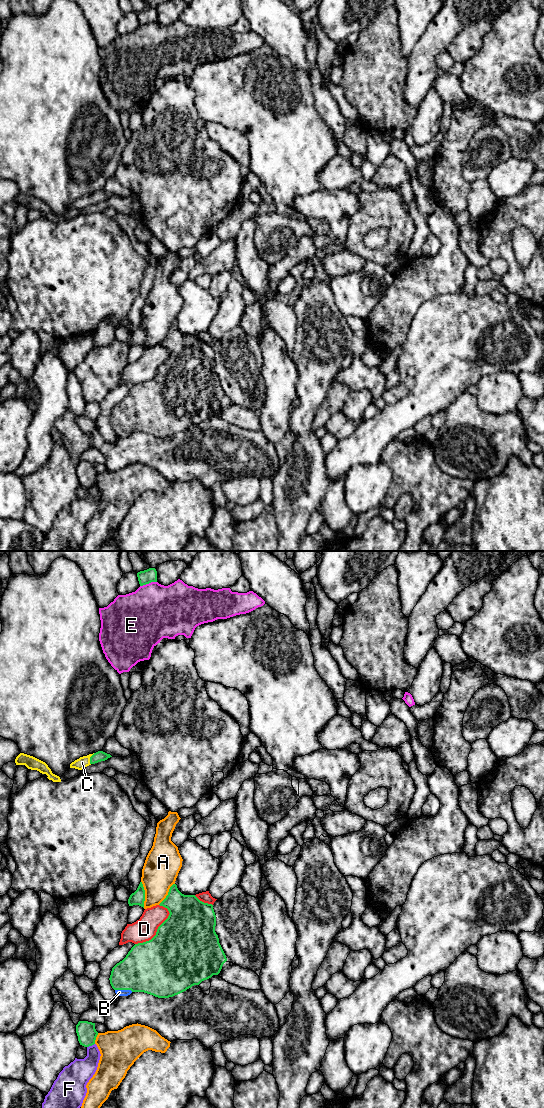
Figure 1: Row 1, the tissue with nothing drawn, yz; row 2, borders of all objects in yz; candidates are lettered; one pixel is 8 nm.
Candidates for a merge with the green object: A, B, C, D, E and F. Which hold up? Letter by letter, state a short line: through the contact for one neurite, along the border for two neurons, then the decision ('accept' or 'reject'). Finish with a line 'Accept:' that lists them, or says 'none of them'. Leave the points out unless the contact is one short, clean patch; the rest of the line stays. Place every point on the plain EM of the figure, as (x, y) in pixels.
A: reject
B: line yz (147, 408), (124, 429), (119, 432); accept
C: accept
D: reject
E: reject
F: reject
Accept: B, C

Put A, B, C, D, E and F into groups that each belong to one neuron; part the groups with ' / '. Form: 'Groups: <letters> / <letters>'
Groups: A / B C / D / E / F

